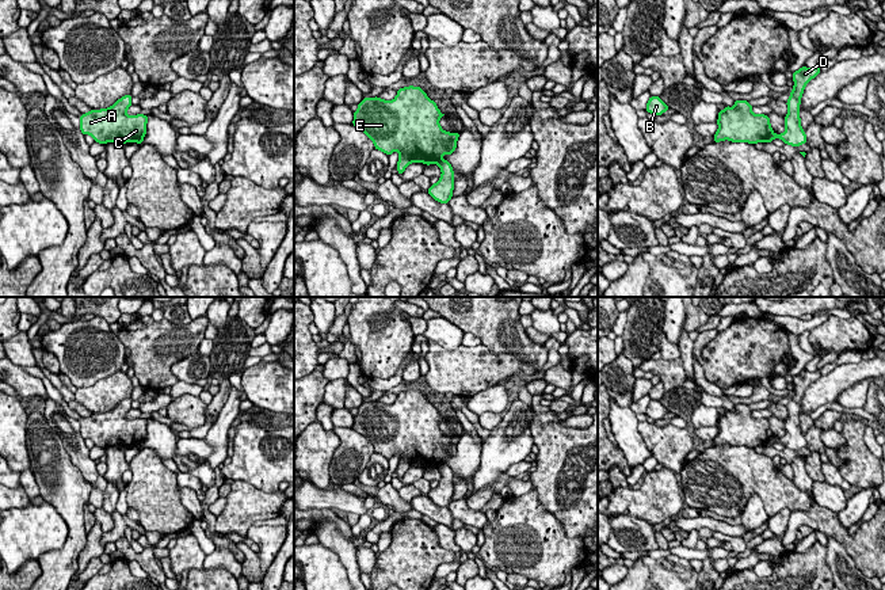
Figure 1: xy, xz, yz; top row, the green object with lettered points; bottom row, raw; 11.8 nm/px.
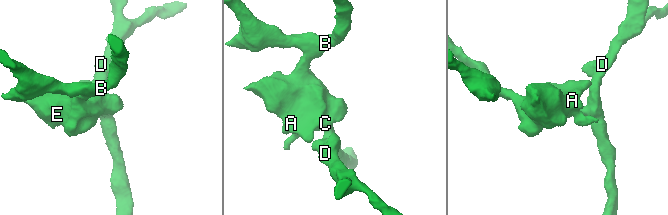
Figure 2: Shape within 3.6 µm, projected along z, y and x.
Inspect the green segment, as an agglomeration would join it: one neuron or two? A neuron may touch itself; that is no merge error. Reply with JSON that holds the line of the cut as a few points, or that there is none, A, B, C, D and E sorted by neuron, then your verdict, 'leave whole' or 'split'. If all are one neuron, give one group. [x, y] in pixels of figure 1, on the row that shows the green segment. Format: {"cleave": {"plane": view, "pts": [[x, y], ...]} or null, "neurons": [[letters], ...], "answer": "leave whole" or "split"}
{"cleave": {"plane": "yz", "pts": [[773, 132], [763, 141]]}, "neurons": [["A", "B", "C", "E"], ["D"]], "answer": "split"}

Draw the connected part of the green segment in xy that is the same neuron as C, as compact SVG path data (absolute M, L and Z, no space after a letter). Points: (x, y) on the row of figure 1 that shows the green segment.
M131 95L118 99L111 107L91 110L80 115L81 133L94 137L95 142L136 142L145 137L148 115L127 115Z

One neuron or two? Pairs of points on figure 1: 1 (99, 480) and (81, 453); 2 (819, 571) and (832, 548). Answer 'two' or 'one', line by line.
1: one
2: two

